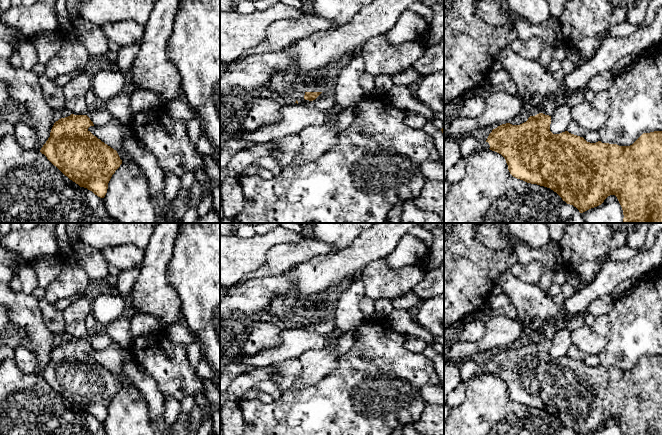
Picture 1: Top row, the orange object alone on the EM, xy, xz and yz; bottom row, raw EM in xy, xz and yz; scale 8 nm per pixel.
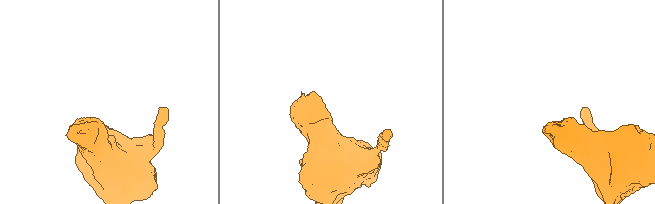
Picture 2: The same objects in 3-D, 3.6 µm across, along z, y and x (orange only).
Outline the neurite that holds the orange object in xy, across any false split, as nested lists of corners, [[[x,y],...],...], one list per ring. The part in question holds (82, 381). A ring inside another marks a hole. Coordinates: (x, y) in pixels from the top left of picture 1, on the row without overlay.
[[[74,339],[56,345],[51,353],[50,361],[40,376],[56,390],[65,400],[87,412],[100,422],[104,422],[108,407],[115,395],[122,388],[116,374],[94,360],[88,352],[94,350],[87,339]]]

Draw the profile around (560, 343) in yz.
[[[563,329],[557,331],[551,339],[550,355],[553,358],[560,358],[567,355],[568,349],[573,345],[571,331]]]

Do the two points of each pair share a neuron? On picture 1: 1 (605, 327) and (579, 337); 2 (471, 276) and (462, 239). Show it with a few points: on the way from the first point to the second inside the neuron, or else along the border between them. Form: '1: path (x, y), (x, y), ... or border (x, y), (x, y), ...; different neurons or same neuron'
1: border (590, 327), (606, 339), (606, 346), (599, 354); different neurons
2: path (464, 267), (462, 248); same neuron

